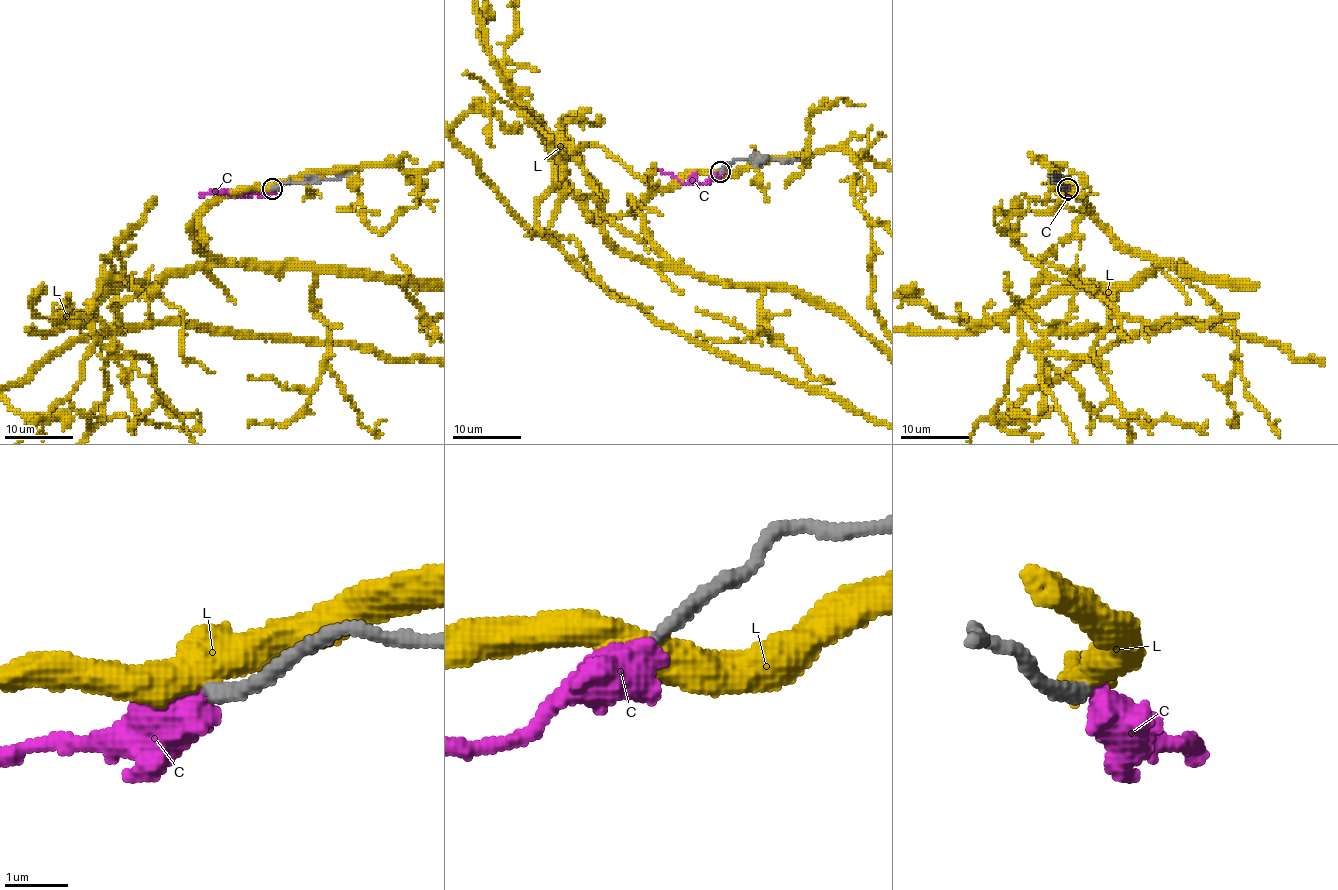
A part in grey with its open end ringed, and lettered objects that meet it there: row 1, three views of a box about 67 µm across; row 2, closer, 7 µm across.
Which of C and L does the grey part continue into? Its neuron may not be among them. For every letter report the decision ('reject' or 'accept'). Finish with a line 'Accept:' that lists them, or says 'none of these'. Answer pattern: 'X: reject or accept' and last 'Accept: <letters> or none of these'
C: accept
L: reject
Accept: C

